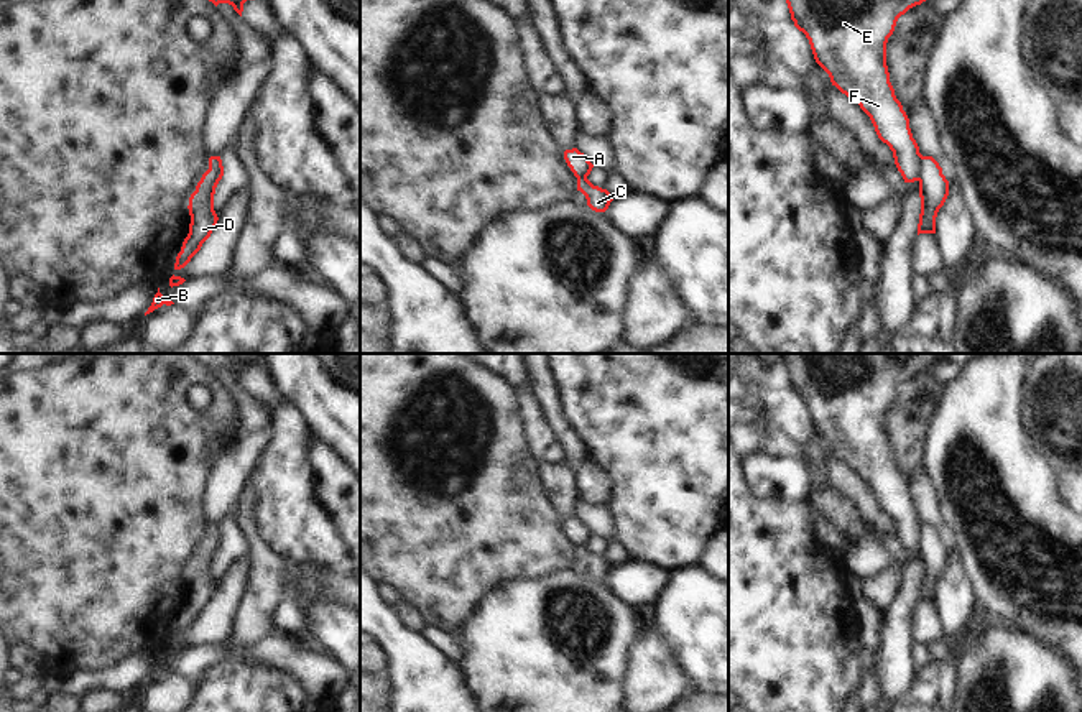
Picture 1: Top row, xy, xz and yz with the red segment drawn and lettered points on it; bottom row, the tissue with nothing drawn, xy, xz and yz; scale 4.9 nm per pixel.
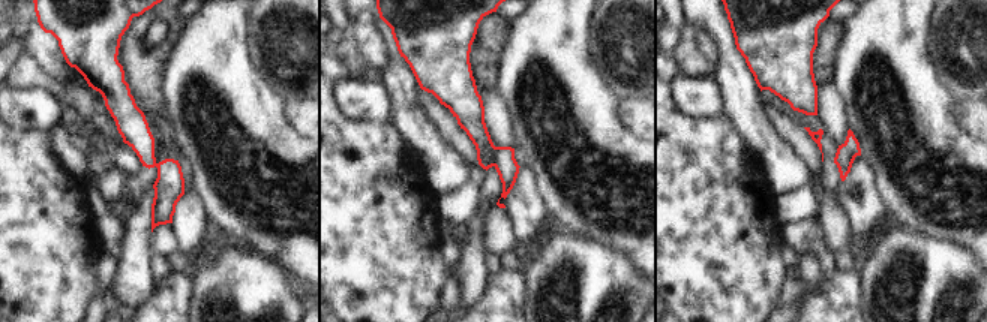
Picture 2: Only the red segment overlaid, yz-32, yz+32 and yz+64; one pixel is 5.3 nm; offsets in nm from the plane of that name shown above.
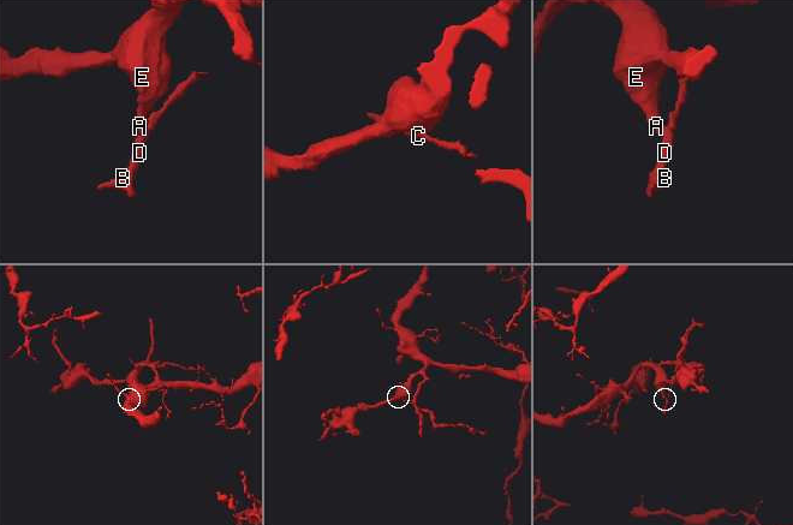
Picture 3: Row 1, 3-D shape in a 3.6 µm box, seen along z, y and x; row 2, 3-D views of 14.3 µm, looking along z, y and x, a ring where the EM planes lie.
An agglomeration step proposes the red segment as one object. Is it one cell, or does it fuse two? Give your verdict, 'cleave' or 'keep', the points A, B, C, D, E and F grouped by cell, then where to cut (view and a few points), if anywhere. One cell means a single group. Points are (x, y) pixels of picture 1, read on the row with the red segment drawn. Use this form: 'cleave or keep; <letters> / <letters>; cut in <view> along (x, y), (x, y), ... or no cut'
cleave; A E F / B C D; cut in yz along (923, 157), (916, 180)

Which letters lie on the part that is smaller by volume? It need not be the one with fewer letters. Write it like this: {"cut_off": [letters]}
{"cut_off": ["B", "C", "D"]}

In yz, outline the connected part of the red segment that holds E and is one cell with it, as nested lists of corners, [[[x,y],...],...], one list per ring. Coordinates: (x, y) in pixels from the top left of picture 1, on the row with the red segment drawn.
[[[786,0],[794,26],[809,39],[832,86],[870,117],[893,151],[904,183],[919,179],[922,155],[909,118],[895,95],[886,43],[896,21],[926,0]]]

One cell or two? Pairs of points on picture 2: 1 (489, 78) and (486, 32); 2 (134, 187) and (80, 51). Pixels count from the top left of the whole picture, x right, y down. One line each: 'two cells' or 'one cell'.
1: one cell
2: one cell

